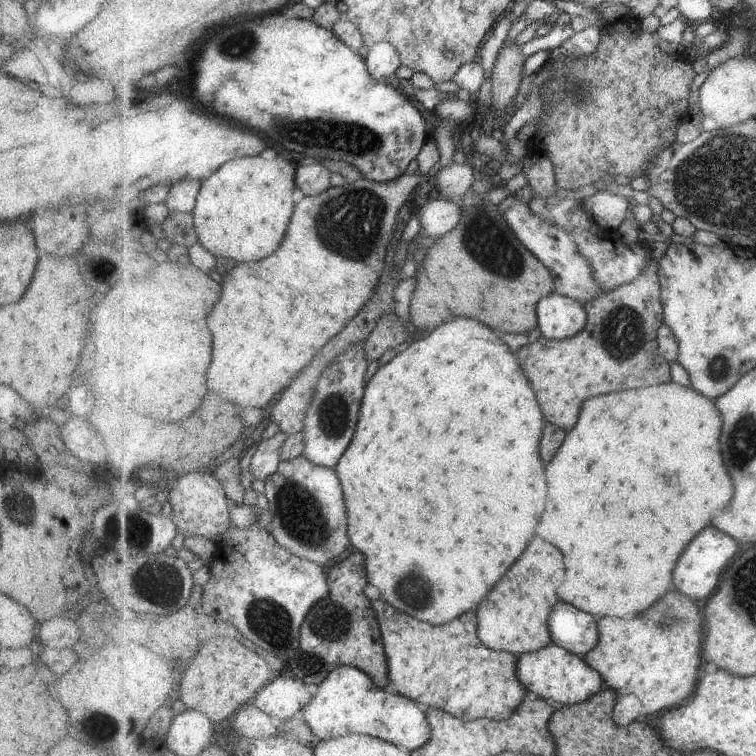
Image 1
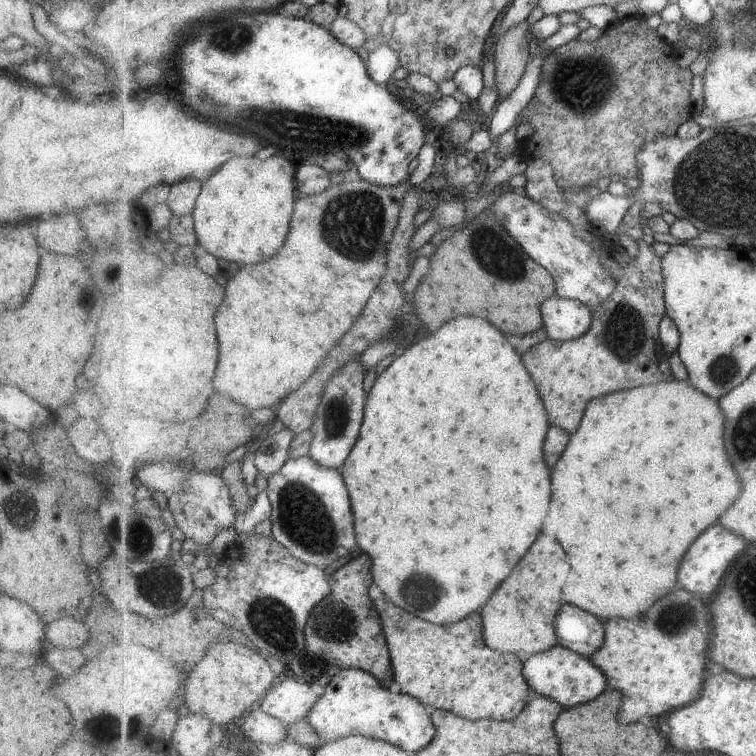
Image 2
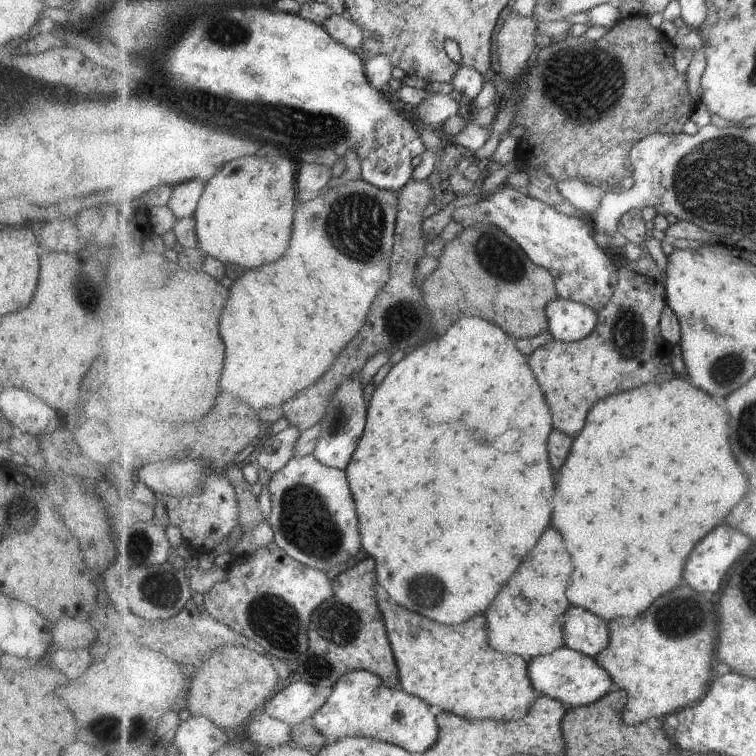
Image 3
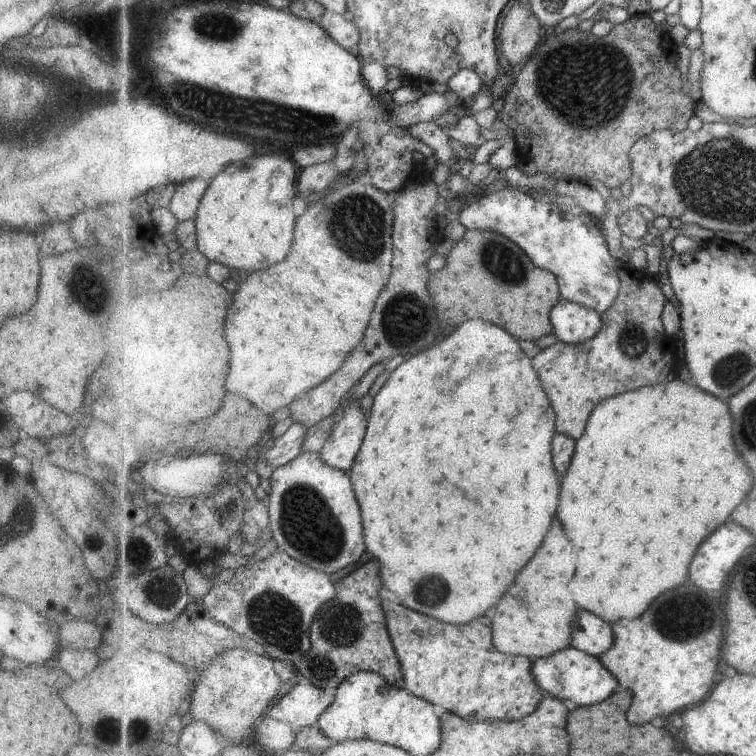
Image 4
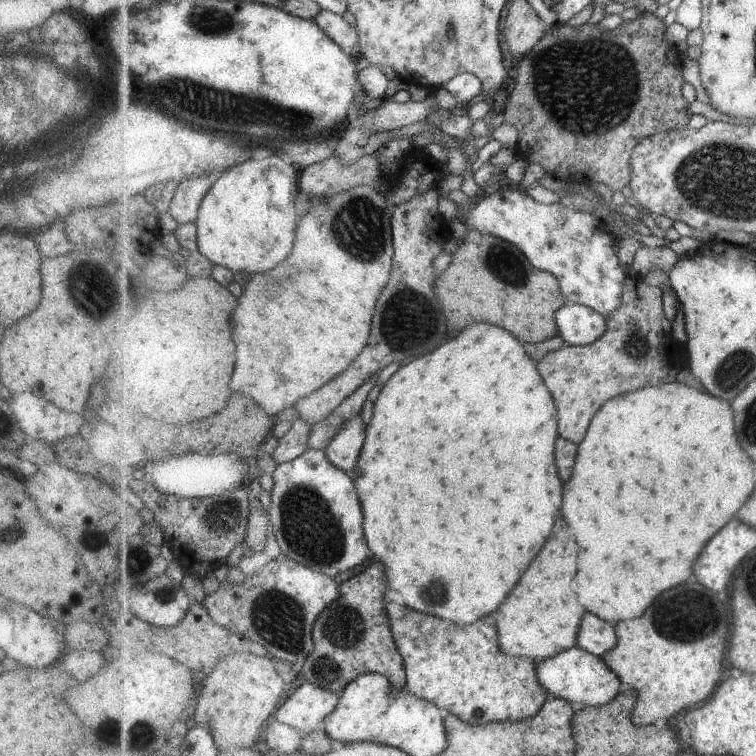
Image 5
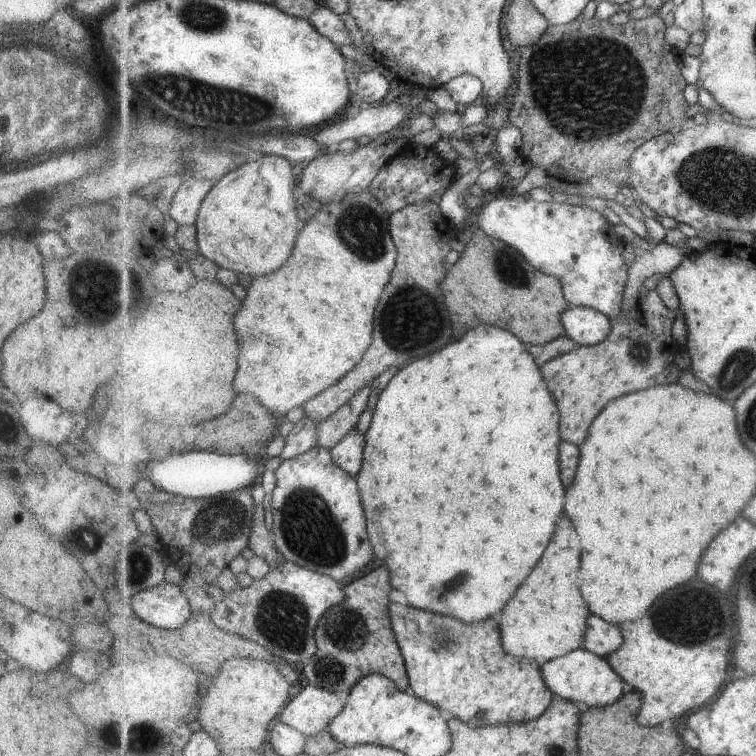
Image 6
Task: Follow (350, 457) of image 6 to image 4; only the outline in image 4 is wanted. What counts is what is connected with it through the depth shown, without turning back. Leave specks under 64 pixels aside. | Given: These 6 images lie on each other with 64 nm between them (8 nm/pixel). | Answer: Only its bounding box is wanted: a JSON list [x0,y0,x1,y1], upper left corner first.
[321,398,368,471]

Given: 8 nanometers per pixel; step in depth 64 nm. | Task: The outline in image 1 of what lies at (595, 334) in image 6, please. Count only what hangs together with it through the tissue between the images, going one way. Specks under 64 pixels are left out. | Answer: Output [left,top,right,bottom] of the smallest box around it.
[537,293,587,339]

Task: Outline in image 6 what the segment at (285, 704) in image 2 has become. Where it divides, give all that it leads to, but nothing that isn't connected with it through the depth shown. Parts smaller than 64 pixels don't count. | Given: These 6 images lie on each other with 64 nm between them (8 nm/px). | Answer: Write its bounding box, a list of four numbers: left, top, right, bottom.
[278,685,348,736]

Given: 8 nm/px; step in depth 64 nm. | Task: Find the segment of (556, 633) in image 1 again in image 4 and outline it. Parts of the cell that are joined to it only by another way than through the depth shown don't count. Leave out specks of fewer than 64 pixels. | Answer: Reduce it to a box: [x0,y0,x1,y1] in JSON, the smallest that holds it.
[571,610,615,657]

